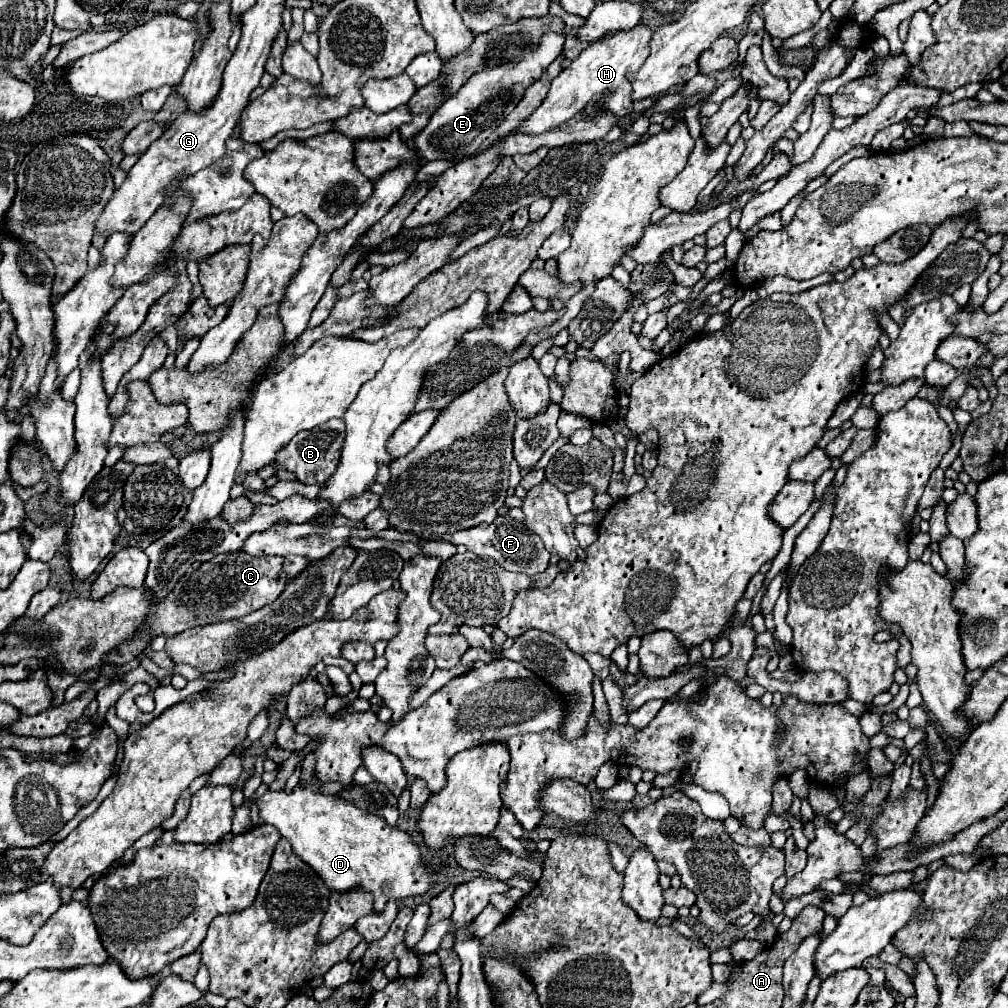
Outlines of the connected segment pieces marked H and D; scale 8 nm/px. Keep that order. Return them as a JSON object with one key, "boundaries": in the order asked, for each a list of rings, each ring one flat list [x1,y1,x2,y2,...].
{"boundaries":[[[634,26,632,30,620,30,608,40,598,40,588,44,578,58,572,60,568,68,564,68,550,84,550,90,542,104,518,126,518,134,538,136,552,128,566,124,570,118,578,116,584,107,594,98,602,96,602,106,614,112,618,118,632,112,632,84,628,80,628,72,638,72,650,52,650,26]],[[314,774,308,784,298,784,292,792,266,792,256,800,262,822,276,826,282,838,292,844,294,854,310,864,330,890,346,892,362,886,372,892,374,910,382,910,388,900,402,900,430,890,436,876,422,868,420,850,406,832,388,826,380,816,368,814,340,796,322,794,322,786]]]}

